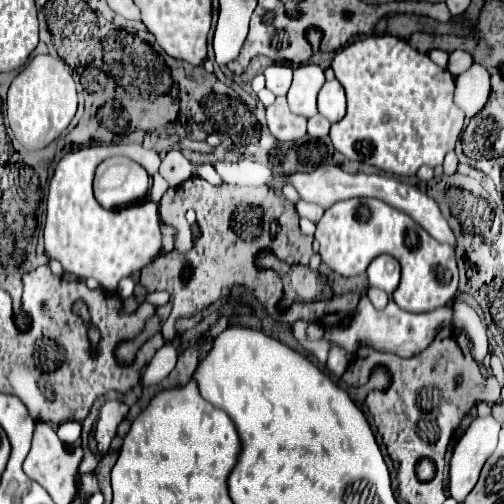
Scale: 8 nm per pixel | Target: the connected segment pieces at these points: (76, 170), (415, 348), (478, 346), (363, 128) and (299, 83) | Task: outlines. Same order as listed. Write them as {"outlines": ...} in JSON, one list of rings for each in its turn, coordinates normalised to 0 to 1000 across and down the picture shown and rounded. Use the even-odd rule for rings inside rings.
{"outlines":[[[[274,286],[171,290],[151,302],[135,302],[115,321],[97,359],[87,488],[91,504],[115,516],[127,540],[159,556],[190,552],[206,575],[226,579],[242,552],[270,548],[317,504],[317,429],[310,405],[266,405],[238,417],[206,417],[190,401],[183,385],[187,337],[218,310],[254,310],[282,321],[298,341],[310,337],[306,321],[294,321],[294,298]]],[[[718,587],[706,619],[683,635],[687,643],[679,643],[679,651],[651,651],[651,671],[675,687],[683,687],[690,698],[706,698],[710,683],[730,683],[746,694],[758,698],[778,698],[786,706],[798,710],[817,710],[825,702],[833,702],[841,690],[849,690],[857,683],[857,675],[865,671],[865,663],[897,639],[897,607],[881,607],[881,611],[865,611],[857,619],[841,619],[841,623],[817,623],[817,619],[802,619],[798,611],[786,607],[782,595],[770,599],[770,607],[762,615],[746,615],[738,607],[738,599]]],[[[901,595],[901,647],[913,647],[917,659],[925,659],[933,687],[937,687],[937,706],[944,718],[956,718],[970,702],[970,679],[964,651],[940,611],[933,611],[925,599]]],[[[726,71],[683,91],[663,111],[659,139],[687,179],[690,222],[675,242],[659,246],[655,274],[663,294],[690,317],[738,325],[786,349],[821,349],[837,325],[861,333],[877,325],[893,298],[901,298],[901,286],[921,250],[921,222],[897,198],[901,151],[885,135],[865,131],[849,107],[825,103],[810,83],[786,71]]],[[[603,127],[583,139],[583,159],[571,179],[571,210],[583,226],[619,234],[627,218],[627,190],[643,167],[643,143],[627,127]]]]}

